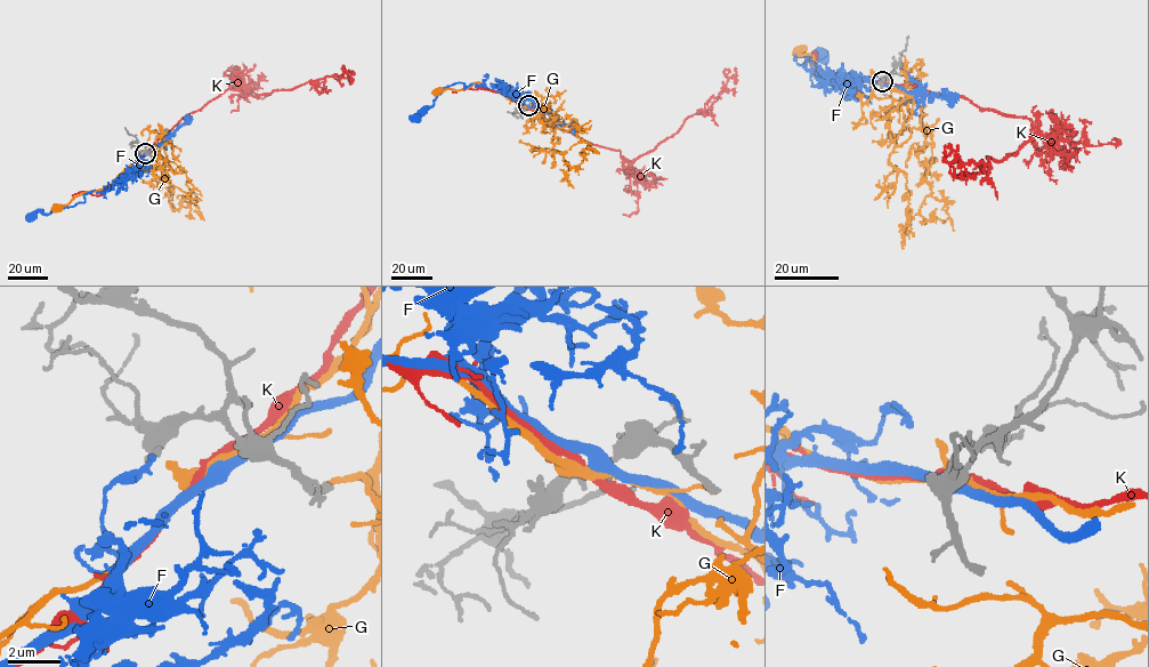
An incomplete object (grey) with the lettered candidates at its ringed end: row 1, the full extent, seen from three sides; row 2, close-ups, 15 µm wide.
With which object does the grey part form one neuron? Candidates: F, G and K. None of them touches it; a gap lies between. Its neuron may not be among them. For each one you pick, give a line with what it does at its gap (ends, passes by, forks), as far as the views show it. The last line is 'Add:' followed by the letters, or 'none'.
G: it passes by
Add: G

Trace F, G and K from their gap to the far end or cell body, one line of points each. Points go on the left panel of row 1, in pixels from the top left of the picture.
F: (145, 154), (108, 187), (85, 194), (83, 202), (49, 214), (34, 211), (29, 222)
G: (145, 154), (111, 184), (82, 192), (56, 208)
K: (145, 153), (229, 85), (243, 95), (258, 96), (345, 71), (352, 72), (350, 85)

